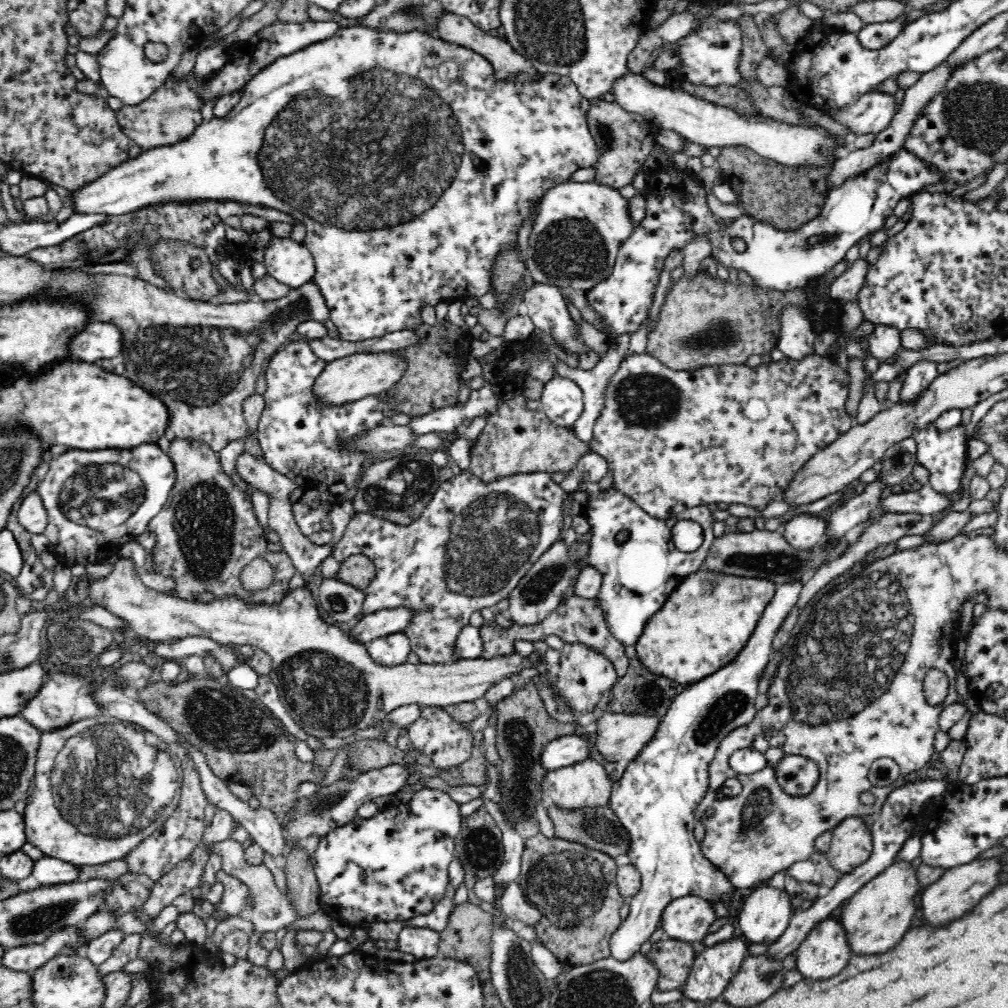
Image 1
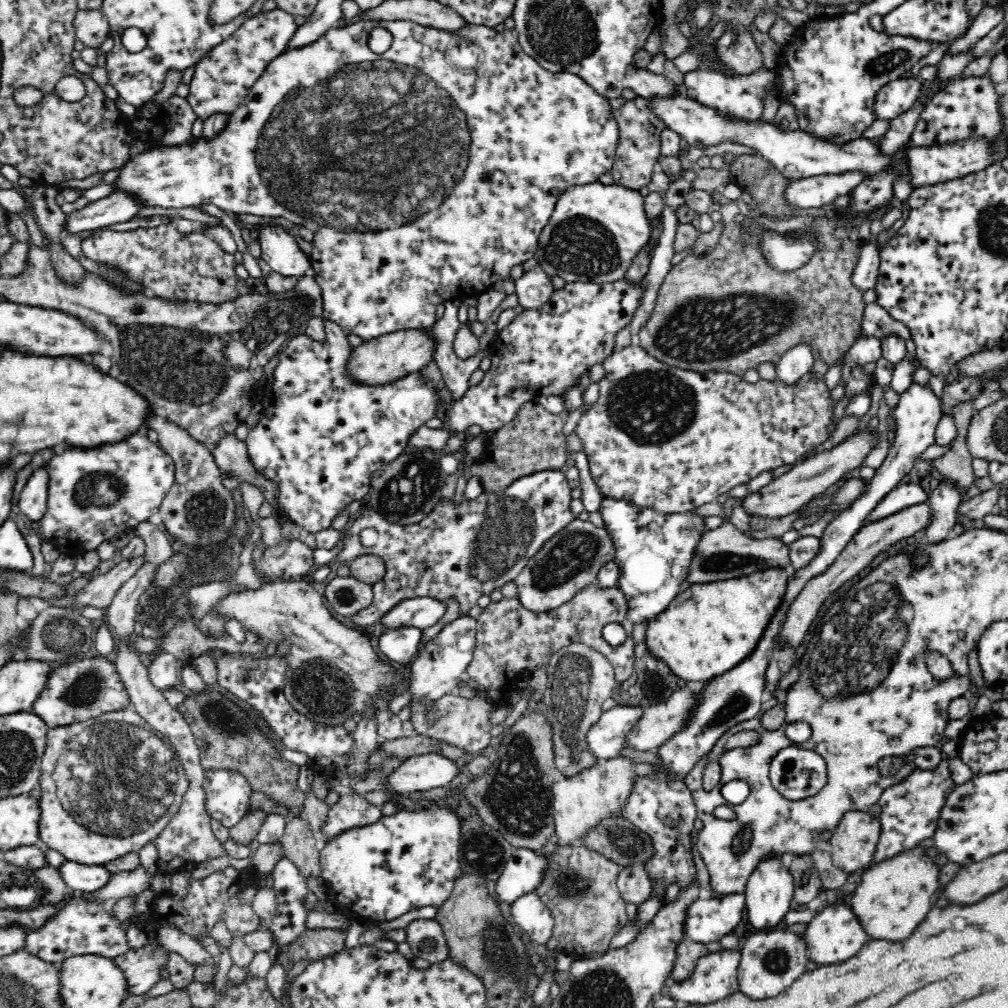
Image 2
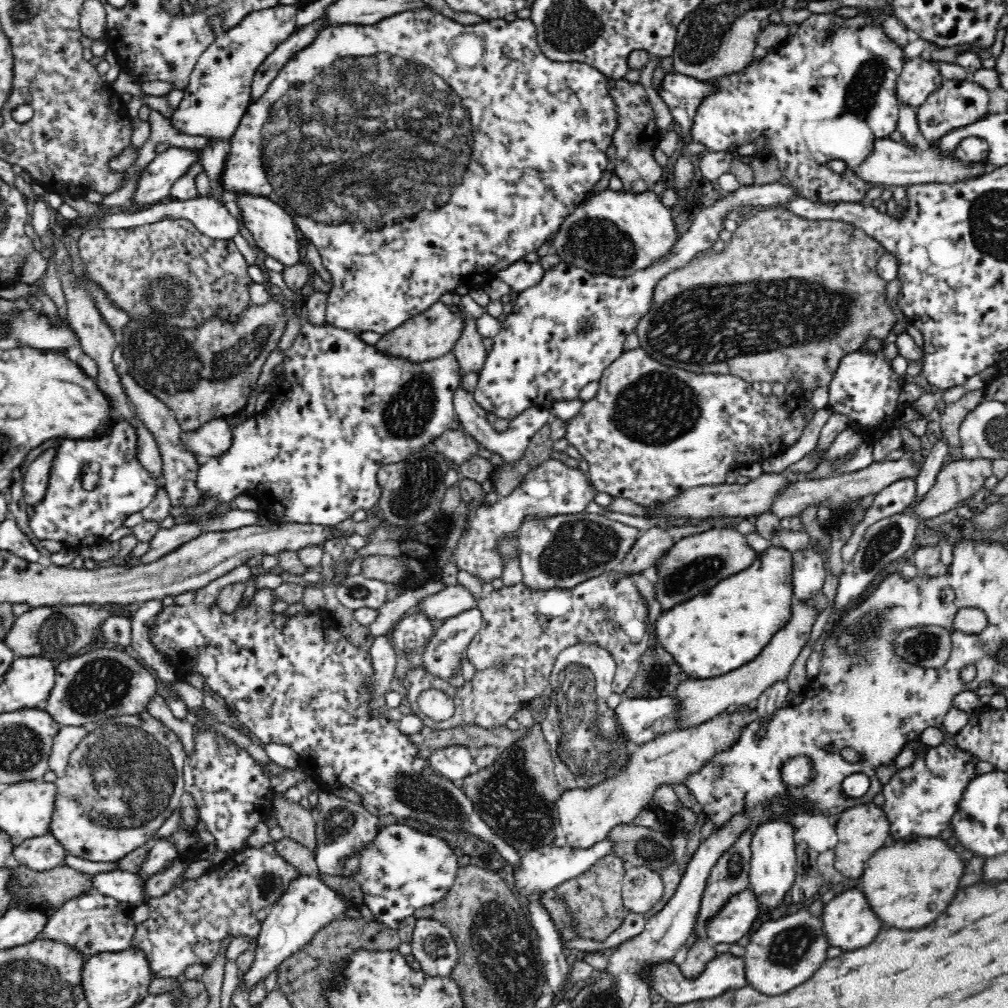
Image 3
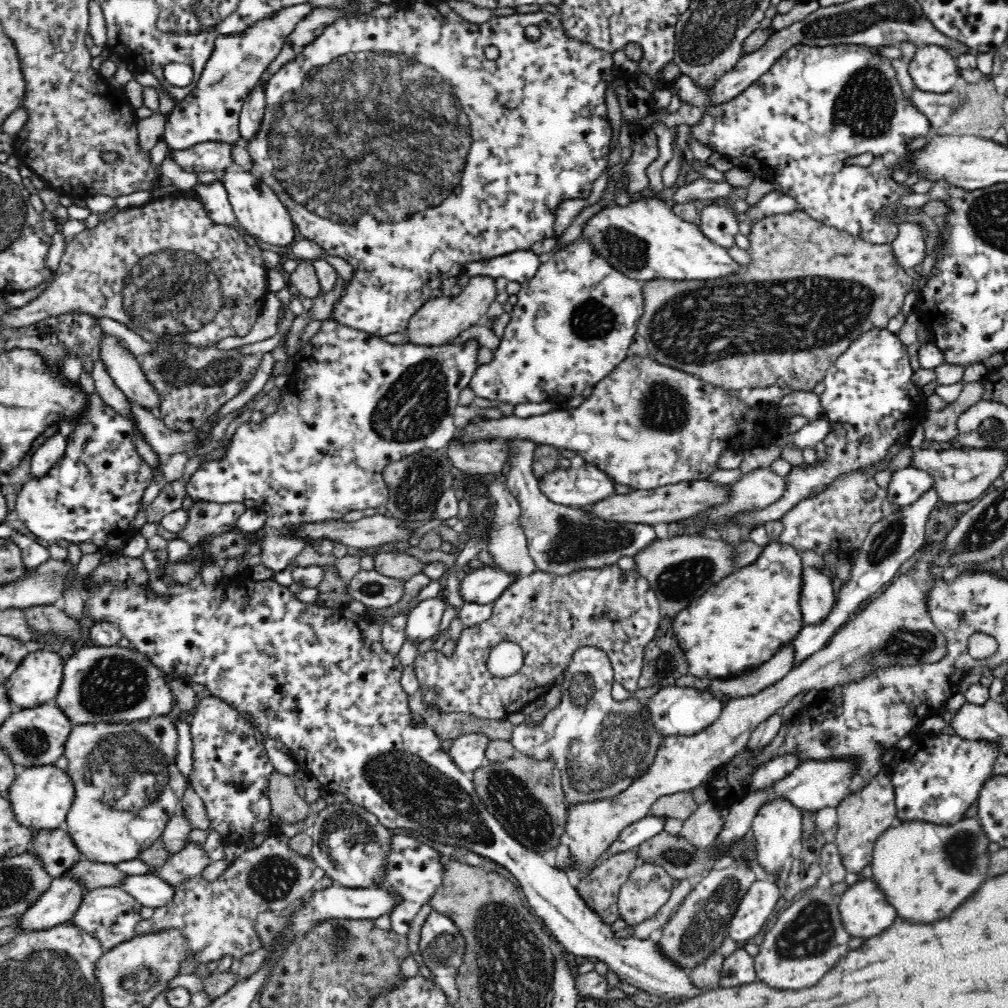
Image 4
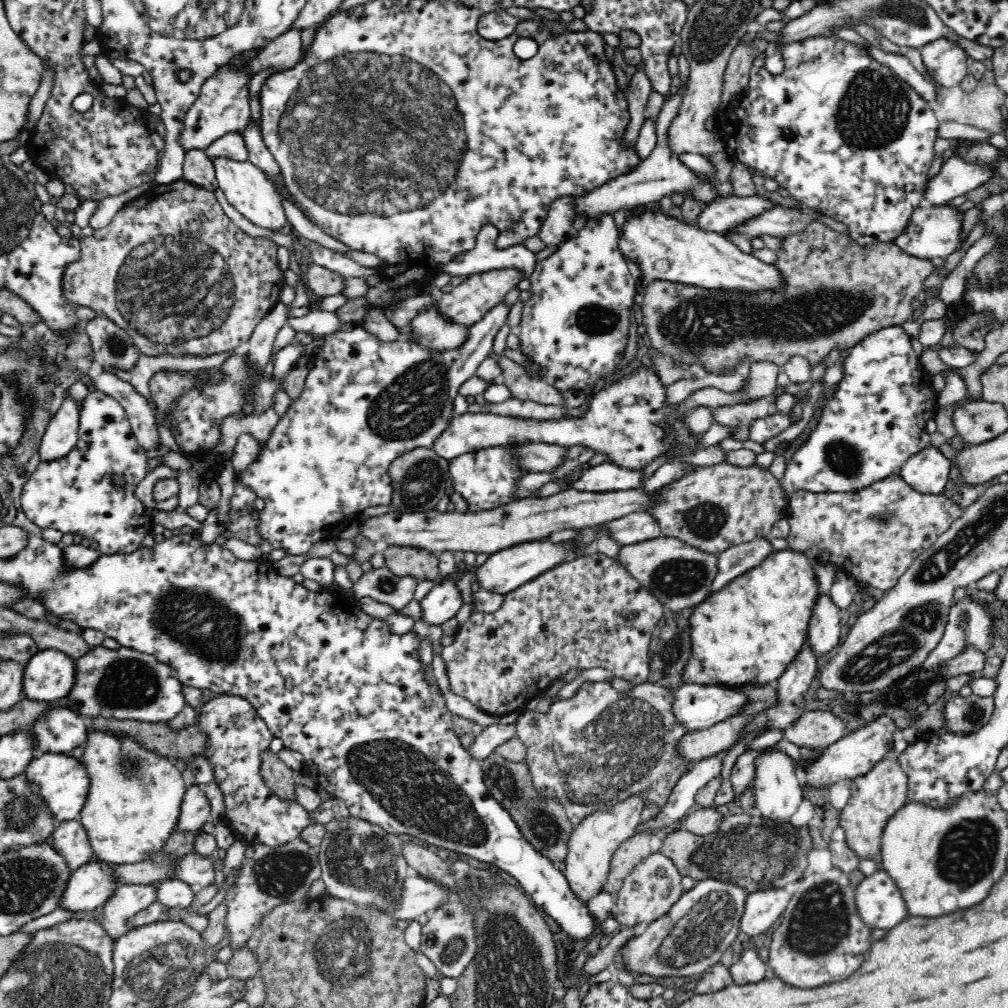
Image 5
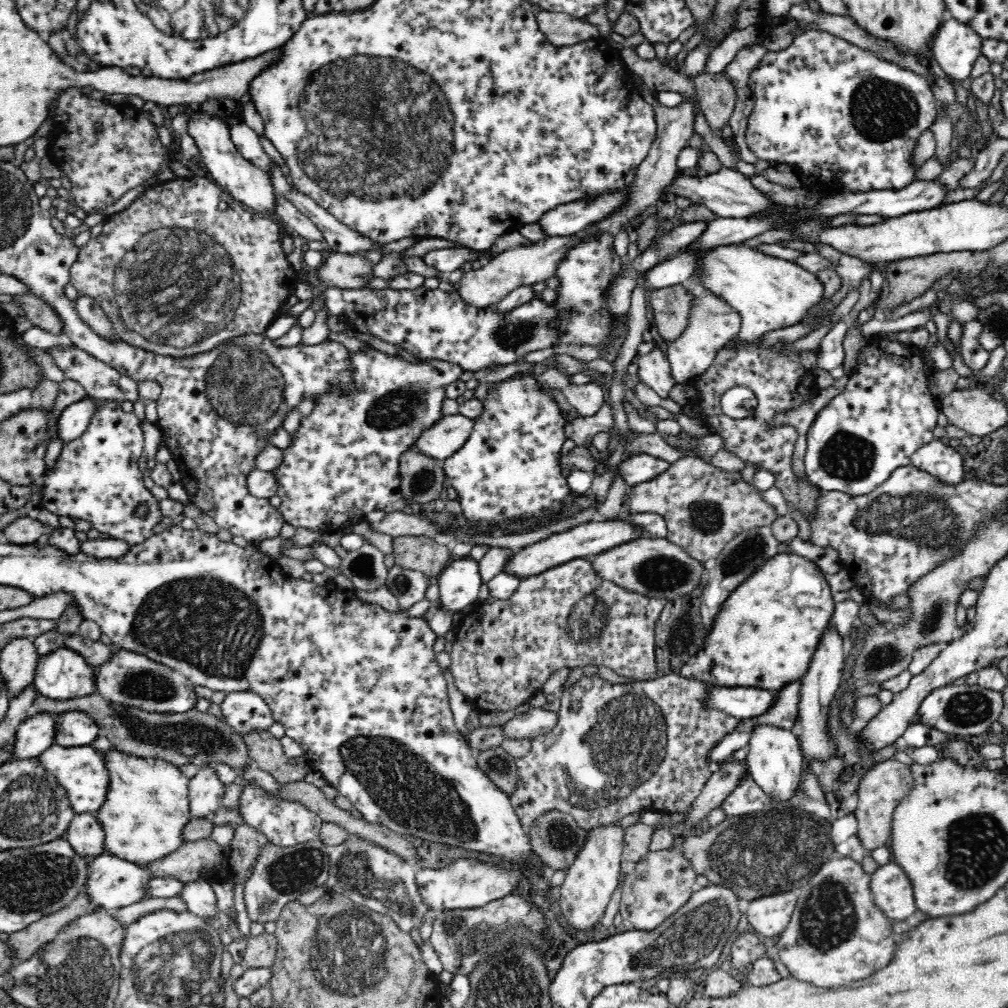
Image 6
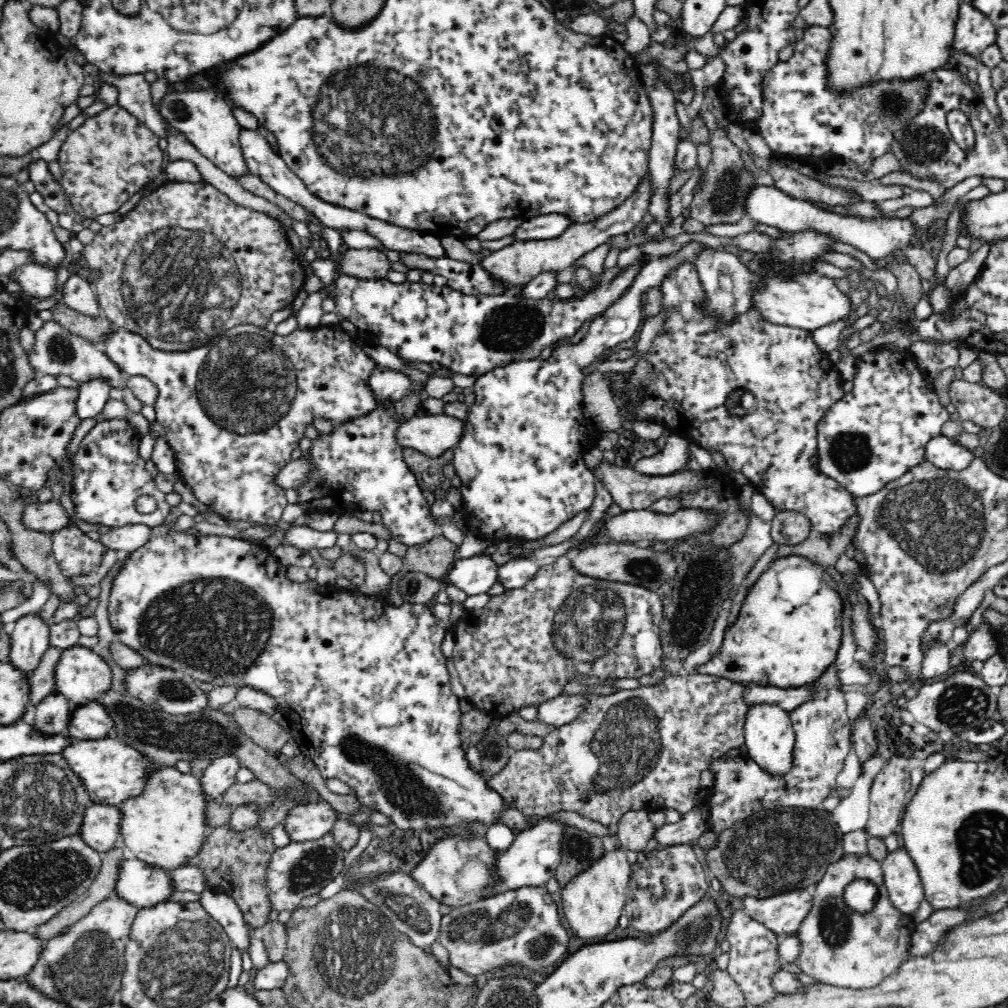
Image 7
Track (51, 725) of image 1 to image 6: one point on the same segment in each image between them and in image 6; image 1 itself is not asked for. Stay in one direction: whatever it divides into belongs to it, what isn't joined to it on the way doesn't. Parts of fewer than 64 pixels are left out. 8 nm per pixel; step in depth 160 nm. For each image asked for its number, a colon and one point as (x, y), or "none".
2: (76, 692)
3: (104, 683)
4: (100, 684)
5: (125, 684)
6: (127, 678)

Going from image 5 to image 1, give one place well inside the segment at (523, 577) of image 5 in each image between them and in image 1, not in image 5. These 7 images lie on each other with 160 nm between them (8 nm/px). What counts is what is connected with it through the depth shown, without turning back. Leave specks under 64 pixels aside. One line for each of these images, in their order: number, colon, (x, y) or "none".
1: (380, 623)
2: (422, 612)
3: (449, 602)
4: (482, 586)

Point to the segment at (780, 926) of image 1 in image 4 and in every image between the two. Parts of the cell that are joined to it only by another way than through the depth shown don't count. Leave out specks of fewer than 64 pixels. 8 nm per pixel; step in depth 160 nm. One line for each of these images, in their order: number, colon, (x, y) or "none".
2: (770, 888)
3: (772, 872)
4: (778, 825)

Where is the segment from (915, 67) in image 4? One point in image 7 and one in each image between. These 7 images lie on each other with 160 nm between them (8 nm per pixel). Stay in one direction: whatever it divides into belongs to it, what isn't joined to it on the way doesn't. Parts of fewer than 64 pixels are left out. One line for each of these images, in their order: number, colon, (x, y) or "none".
5: (946, 64)
6: (955, 47)
7: (973, 32)

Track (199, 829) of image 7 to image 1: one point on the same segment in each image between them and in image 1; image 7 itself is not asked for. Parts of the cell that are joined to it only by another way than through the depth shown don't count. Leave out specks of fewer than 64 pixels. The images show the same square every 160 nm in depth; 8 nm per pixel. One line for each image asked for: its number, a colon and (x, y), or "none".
1: (101, 786)
2: (110, 785)
3: (118, 780)
4: (127, 785)
5: (134, 798)
6: (146, 807)

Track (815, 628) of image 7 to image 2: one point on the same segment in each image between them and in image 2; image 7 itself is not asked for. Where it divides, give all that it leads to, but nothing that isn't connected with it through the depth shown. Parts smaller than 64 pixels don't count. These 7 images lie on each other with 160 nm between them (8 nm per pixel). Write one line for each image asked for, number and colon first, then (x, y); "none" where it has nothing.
2: (723, 621)
3: (711, 634)
4: (749, 615)
5: (747, 633)
6: (766, 633)

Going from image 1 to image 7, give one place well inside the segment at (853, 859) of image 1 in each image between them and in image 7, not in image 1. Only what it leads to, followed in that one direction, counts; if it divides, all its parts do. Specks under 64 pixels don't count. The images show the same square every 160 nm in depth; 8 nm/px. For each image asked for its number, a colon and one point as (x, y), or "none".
2: (853, 842)
3: (862, 830)
4: (862, 817)
5: (874, 798)
6: (880, 790)
7: (888, 792)

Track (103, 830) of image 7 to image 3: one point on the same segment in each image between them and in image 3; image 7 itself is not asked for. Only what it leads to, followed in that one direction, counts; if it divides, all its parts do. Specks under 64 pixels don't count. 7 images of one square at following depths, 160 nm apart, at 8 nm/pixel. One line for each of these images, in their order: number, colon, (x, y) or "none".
3: (41, 853)
4: (55, 850)
5: (69, 839)
6: (84, 834)

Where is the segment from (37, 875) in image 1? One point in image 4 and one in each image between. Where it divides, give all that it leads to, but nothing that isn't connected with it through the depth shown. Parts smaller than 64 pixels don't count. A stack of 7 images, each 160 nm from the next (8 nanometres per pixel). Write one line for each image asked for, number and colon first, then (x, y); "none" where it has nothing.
2: (79, 878)
3: (124, 886)
4: (149, 890)

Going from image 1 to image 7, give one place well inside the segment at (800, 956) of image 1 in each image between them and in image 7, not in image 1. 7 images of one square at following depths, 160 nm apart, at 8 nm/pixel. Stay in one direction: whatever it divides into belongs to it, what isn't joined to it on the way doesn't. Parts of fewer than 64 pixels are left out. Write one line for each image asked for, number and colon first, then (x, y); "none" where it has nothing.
2: (834, 935)
3: (848, 922)
4: (865, 912)
5: (880, 905)
6: (892, 893)
7: (901, 882)

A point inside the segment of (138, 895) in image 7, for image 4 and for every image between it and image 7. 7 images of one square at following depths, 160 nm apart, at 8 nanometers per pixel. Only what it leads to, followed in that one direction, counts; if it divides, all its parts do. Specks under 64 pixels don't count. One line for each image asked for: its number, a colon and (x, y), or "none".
4: (56, 906)
5: (89, 886)
6: (112, 883)

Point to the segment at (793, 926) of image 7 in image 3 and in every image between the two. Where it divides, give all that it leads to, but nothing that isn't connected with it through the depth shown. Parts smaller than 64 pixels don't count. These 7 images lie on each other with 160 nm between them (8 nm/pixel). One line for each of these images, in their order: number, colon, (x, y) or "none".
3: (733, 921)
4: (757, 904)
5: (763, 908)
6: (769, 916)

